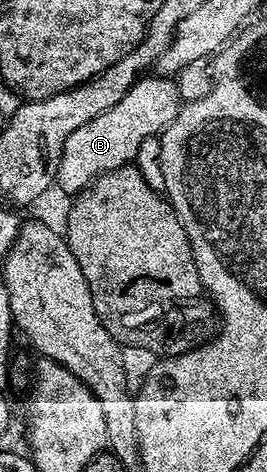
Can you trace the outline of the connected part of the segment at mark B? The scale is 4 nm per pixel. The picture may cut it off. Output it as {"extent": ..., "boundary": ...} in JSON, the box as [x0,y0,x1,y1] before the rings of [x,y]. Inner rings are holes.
{"extent":[56,75,182,194],"boundary":[[[152,75],[141,76],[118,106],[110,106],[110,110],[98,114],[98,118],[90,118],[86,126],[78,126],[78,130],[66,138],[66,146],[62,146],[62,158],[58,162],[56,186],[75,194],[103,172],[131,165],[140,153],[142,142],[151,136],[159,137],[170,122],[174,122],[182,107],[180,85],[167,75]]]}

